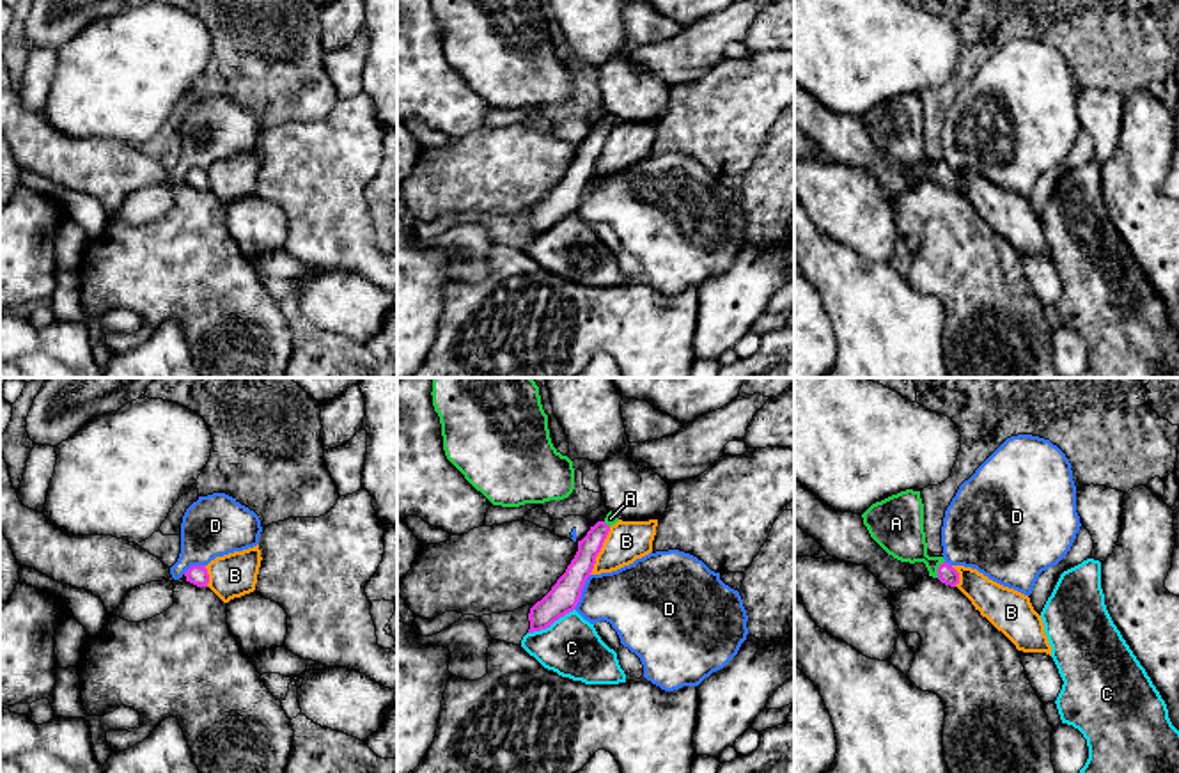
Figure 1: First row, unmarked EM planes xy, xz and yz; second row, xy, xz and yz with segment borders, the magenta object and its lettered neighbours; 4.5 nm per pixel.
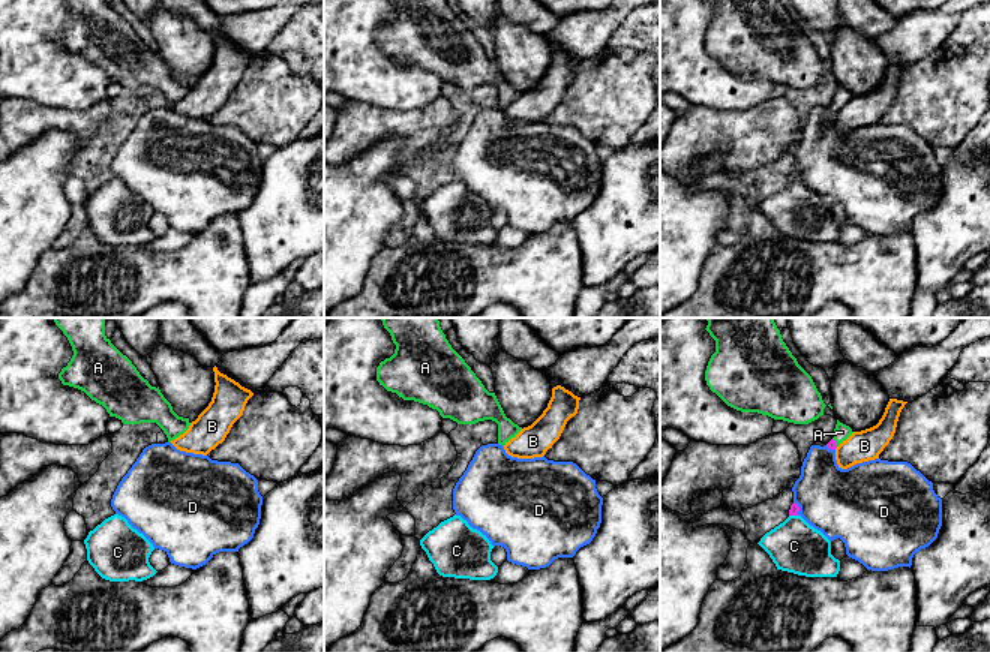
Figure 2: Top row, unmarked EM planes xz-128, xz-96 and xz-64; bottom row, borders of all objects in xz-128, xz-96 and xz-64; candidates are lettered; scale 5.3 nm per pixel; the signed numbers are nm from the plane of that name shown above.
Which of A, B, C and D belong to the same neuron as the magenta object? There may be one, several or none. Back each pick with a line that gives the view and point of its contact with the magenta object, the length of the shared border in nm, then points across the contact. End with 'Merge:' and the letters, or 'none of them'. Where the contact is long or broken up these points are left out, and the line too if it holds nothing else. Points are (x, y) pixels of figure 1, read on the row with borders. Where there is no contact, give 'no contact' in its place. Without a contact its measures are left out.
A: yz (938, 569) | 90 nm | across yz (947, 575), (938, 569), (899, 530)
Merge: A

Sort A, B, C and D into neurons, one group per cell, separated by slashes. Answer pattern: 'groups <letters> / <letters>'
groups A / B / C / D

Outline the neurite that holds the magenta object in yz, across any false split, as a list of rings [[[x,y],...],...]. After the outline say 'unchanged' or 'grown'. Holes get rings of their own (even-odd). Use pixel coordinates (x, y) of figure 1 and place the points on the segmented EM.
[[[906,489],[872,504],[863,514],[871,537],[901,562],[924,562],[929,576],[956,587],[959,573],[943,557],[929,557],[920,491]]]; grown

